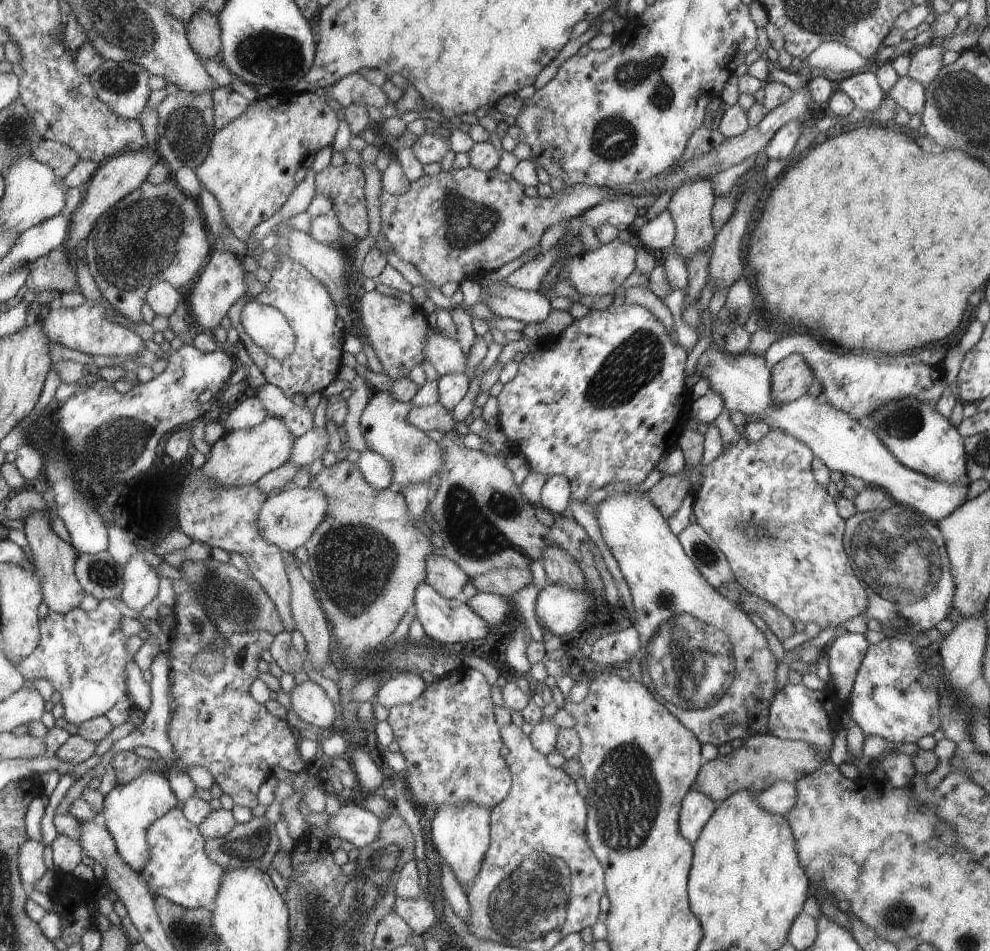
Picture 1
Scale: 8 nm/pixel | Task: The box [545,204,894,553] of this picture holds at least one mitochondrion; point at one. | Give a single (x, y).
(628, 369)

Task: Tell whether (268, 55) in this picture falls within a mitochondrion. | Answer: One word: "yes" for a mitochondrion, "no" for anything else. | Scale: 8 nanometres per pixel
yes

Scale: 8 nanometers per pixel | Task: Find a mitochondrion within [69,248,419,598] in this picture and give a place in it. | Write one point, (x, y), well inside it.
(124, 438)

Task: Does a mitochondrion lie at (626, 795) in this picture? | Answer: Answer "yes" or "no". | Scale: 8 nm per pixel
yes

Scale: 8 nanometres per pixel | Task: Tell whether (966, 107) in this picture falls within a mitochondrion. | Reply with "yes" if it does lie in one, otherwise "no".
yes

